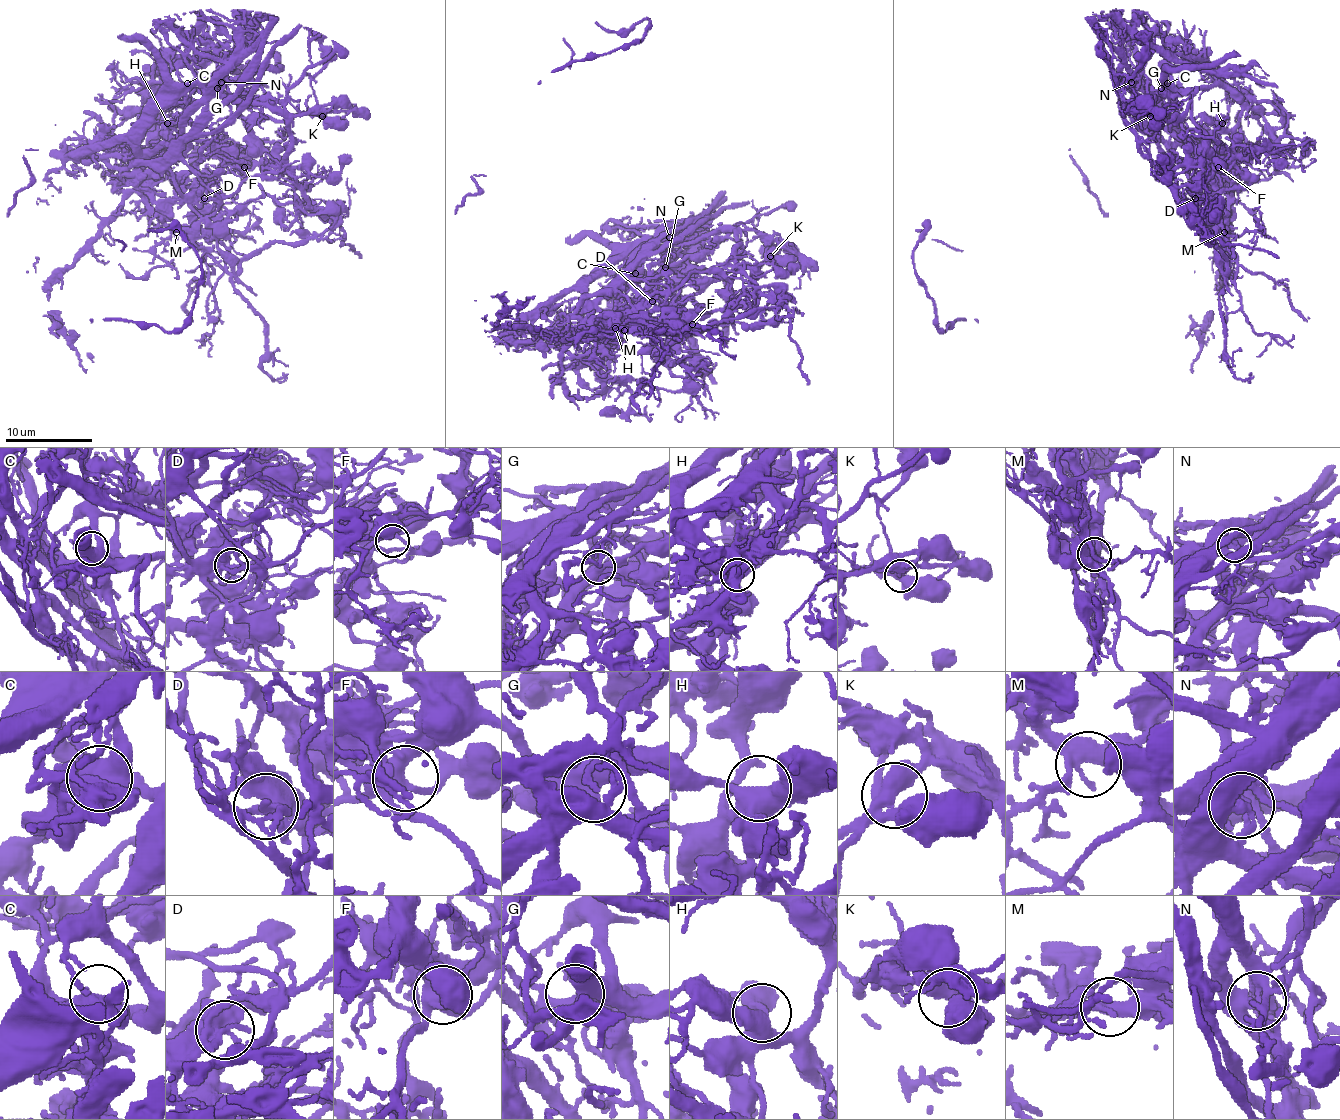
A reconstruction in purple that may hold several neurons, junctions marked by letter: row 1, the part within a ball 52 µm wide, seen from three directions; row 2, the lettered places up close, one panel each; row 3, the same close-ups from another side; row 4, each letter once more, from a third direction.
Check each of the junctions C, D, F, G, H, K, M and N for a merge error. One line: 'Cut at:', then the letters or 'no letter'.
Cut at: D, N

